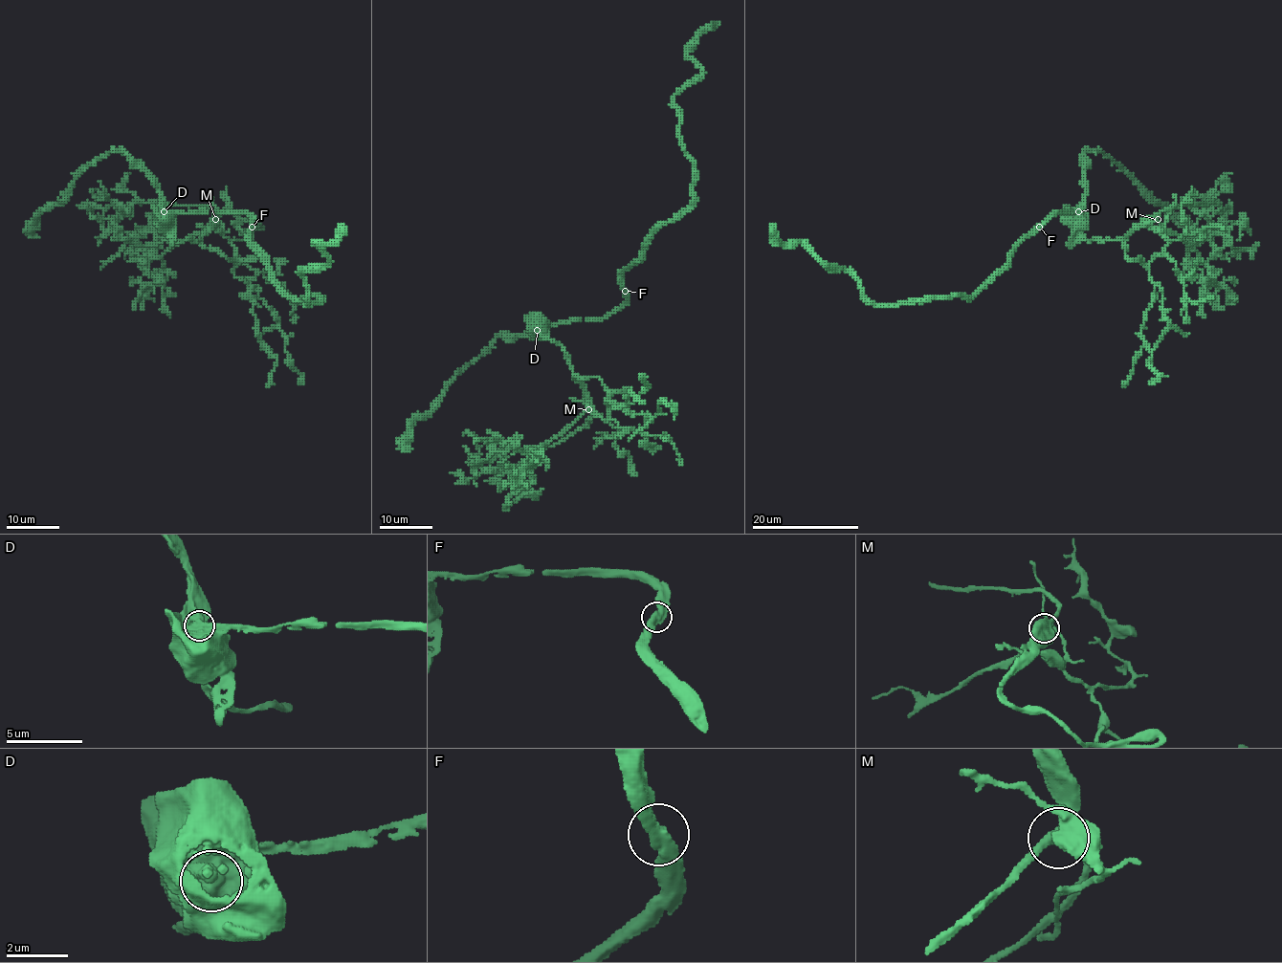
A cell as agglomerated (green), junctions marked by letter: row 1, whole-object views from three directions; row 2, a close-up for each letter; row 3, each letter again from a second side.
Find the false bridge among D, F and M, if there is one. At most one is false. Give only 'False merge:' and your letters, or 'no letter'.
False merge: D

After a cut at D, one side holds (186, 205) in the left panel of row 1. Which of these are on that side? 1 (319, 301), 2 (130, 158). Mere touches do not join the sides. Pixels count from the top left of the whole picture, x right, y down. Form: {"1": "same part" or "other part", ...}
{"1": "other part", "2": "other part"}

